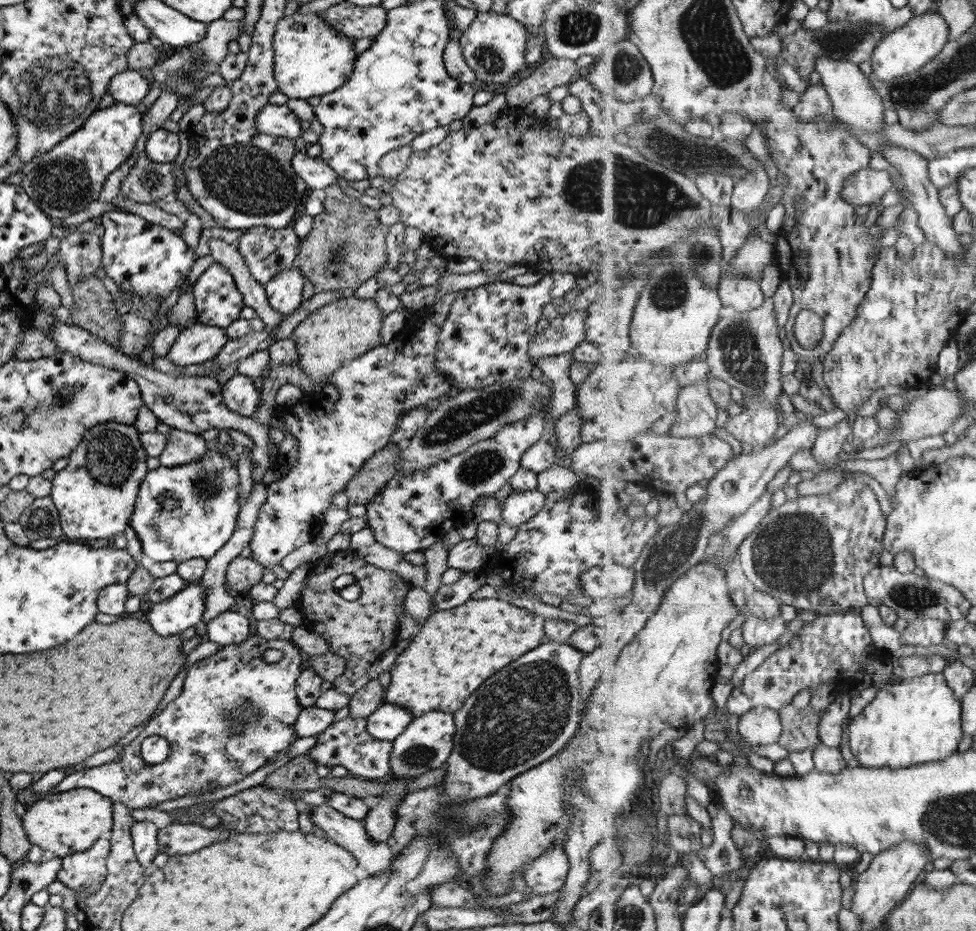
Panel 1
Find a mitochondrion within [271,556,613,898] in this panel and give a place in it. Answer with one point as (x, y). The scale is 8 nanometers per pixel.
(513, 720)

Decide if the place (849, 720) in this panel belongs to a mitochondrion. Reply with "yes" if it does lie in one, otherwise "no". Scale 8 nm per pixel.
no

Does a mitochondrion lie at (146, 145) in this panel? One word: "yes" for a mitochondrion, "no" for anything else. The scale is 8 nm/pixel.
no

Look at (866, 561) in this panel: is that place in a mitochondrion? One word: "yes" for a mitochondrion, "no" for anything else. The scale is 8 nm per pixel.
no

